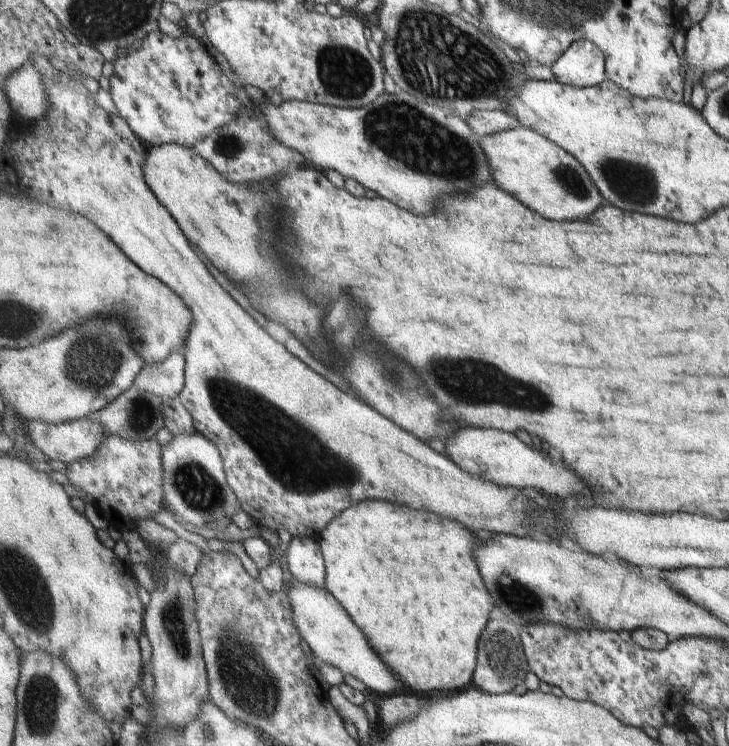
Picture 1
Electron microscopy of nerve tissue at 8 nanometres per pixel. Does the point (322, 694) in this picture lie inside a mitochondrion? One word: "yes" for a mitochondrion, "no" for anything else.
no

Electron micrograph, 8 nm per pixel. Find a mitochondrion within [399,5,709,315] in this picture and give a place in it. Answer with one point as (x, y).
(630, 181)

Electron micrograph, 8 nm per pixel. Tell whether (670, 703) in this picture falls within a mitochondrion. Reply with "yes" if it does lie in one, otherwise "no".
no

